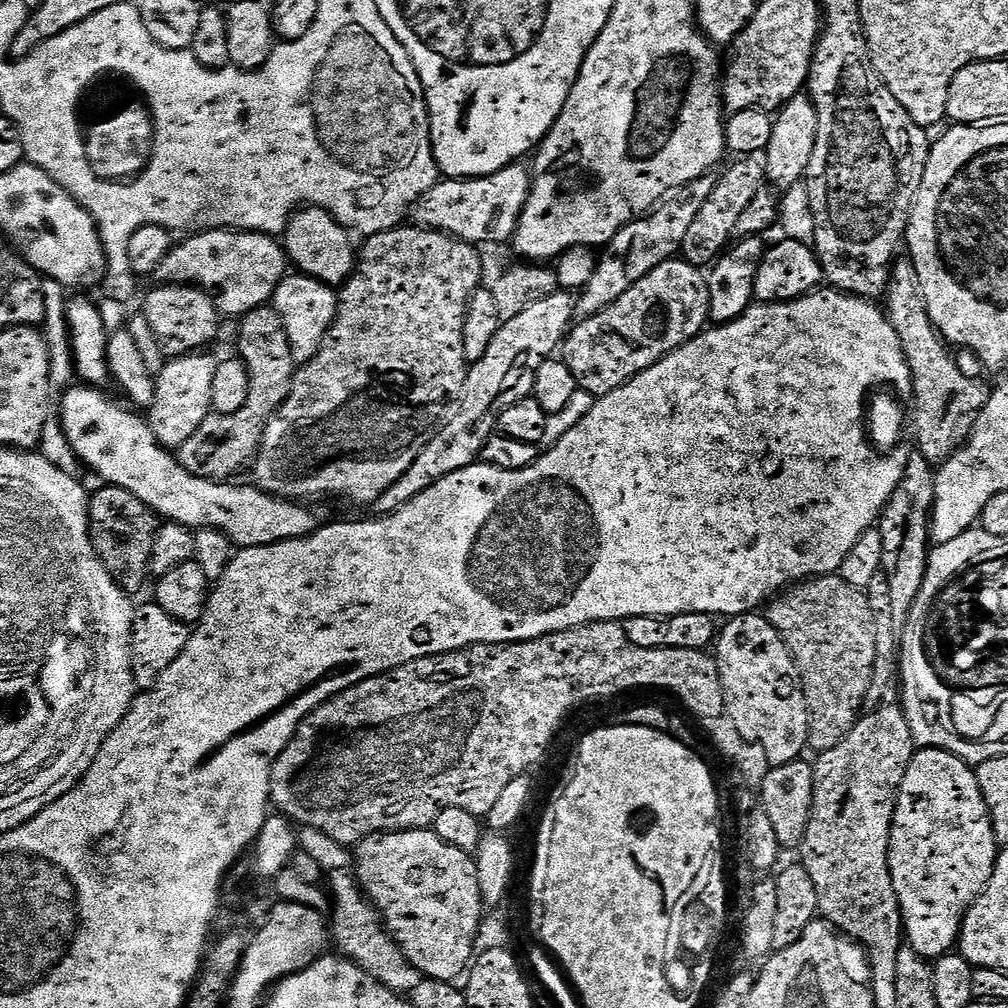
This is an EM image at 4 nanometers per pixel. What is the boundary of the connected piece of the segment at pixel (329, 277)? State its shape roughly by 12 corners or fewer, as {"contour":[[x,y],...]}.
{"contour":[[325,208],[287,217],[282,247],[305,276],[342,285],[356,250]]}

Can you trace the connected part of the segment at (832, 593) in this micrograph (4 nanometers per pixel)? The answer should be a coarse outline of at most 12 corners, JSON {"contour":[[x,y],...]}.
{"contour":[[839,574],[767,608],[808,701],[811,747],[860,719],[876,627]]}

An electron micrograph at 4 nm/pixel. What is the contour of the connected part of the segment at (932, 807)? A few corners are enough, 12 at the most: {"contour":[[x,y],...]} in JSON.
{"contour":[[935,746],[898,785],[907,947],[957,947],[998,845],[976,773]]}

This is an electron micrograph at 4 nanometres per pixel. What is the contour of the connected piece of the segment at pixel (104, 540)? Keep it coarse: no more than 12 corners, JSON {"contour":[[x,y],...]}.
{"contour":[[100,486],[88,533],[116,585],[135,594],[148,572],[156,513]]}

